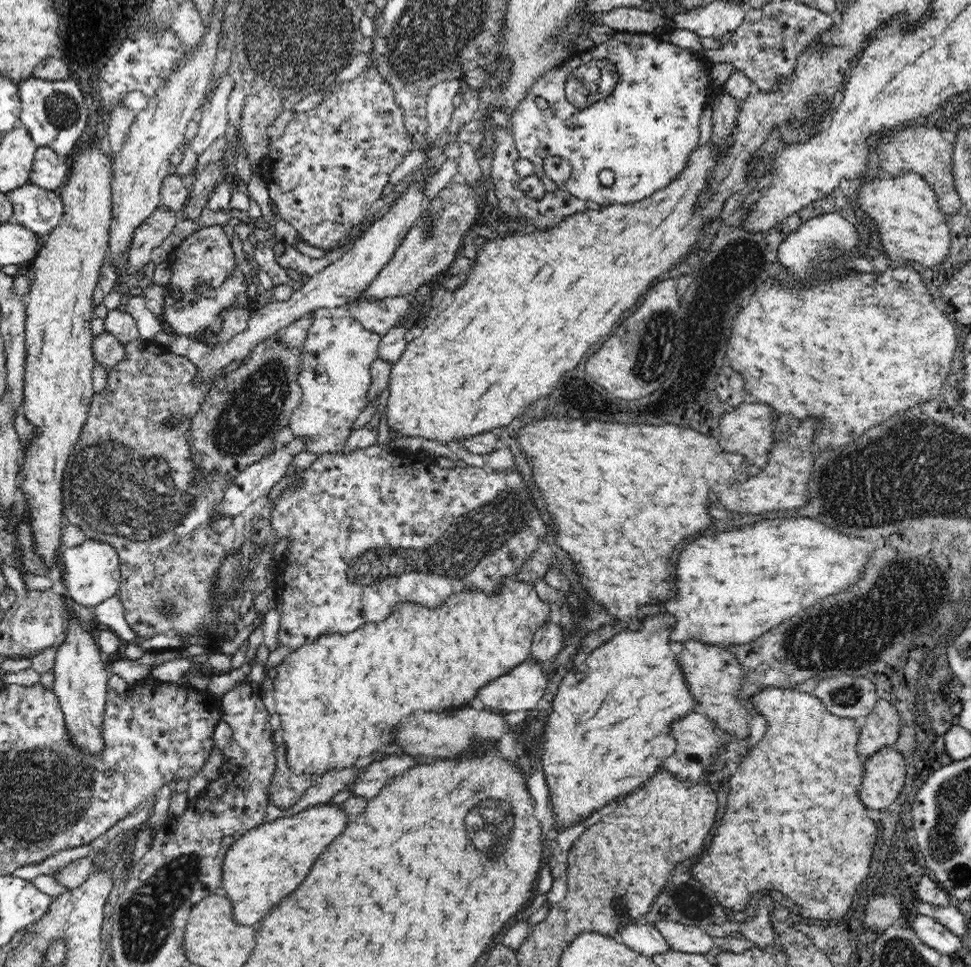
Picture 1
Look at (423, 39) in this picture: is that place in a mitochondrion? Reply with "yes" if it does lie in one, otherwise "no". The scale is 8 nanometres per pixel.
yes

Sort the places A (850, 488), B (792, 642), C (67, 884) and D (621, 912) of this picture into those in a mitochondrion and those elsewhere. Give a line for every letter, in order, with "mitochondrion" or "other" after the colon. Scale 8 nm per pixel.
A: mitochondrion
B: mitochondrion
C: other
D: mitochondrion

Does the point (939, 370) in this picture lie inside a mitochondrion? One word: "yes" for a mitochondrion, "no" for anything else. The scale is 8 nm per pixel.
yes

